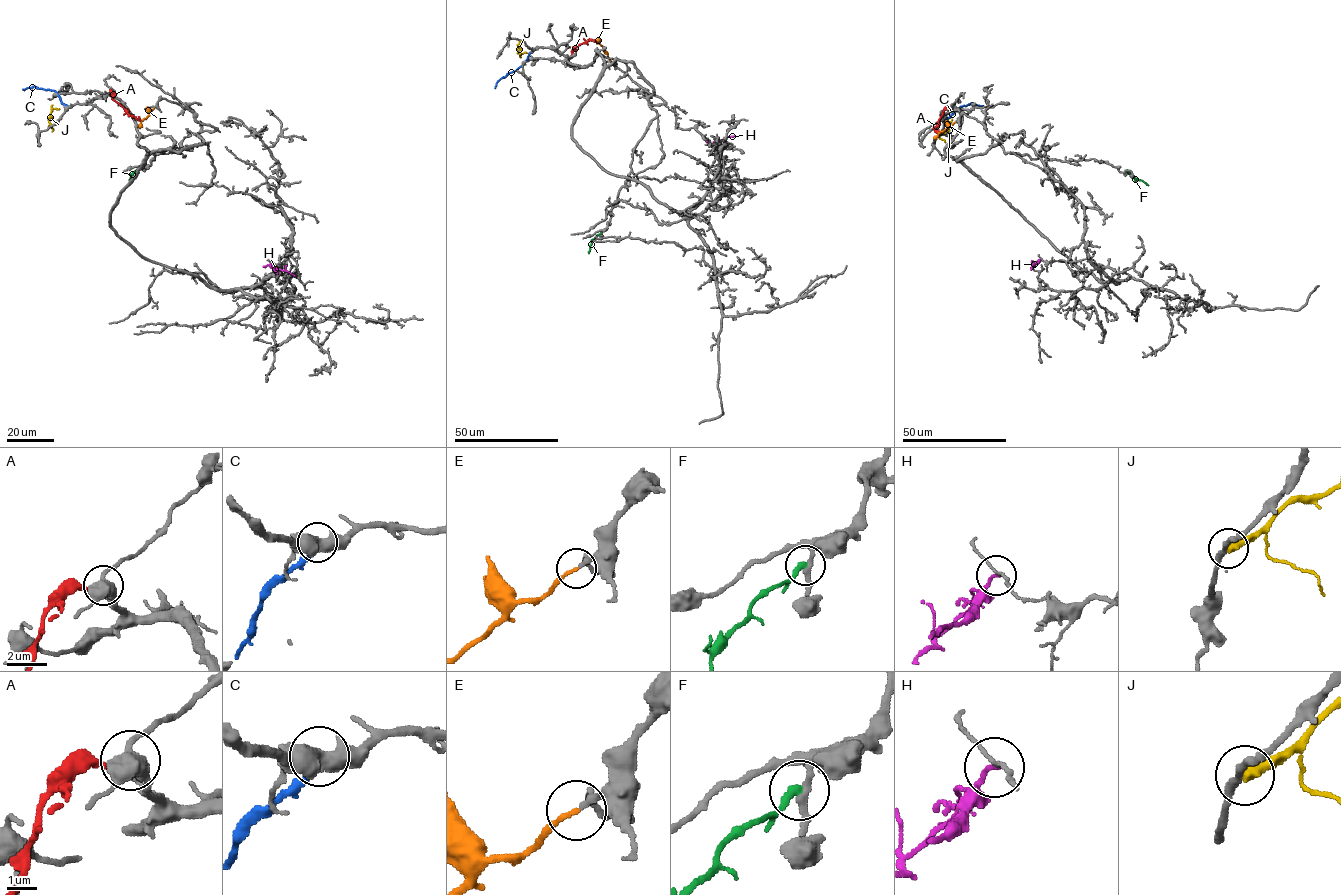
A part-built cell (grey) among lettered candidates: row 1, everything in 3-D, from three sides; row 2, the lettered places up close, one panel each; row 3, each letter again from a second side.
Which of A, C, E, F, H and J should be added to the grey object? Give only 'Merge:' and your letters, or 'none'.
Merge: E

